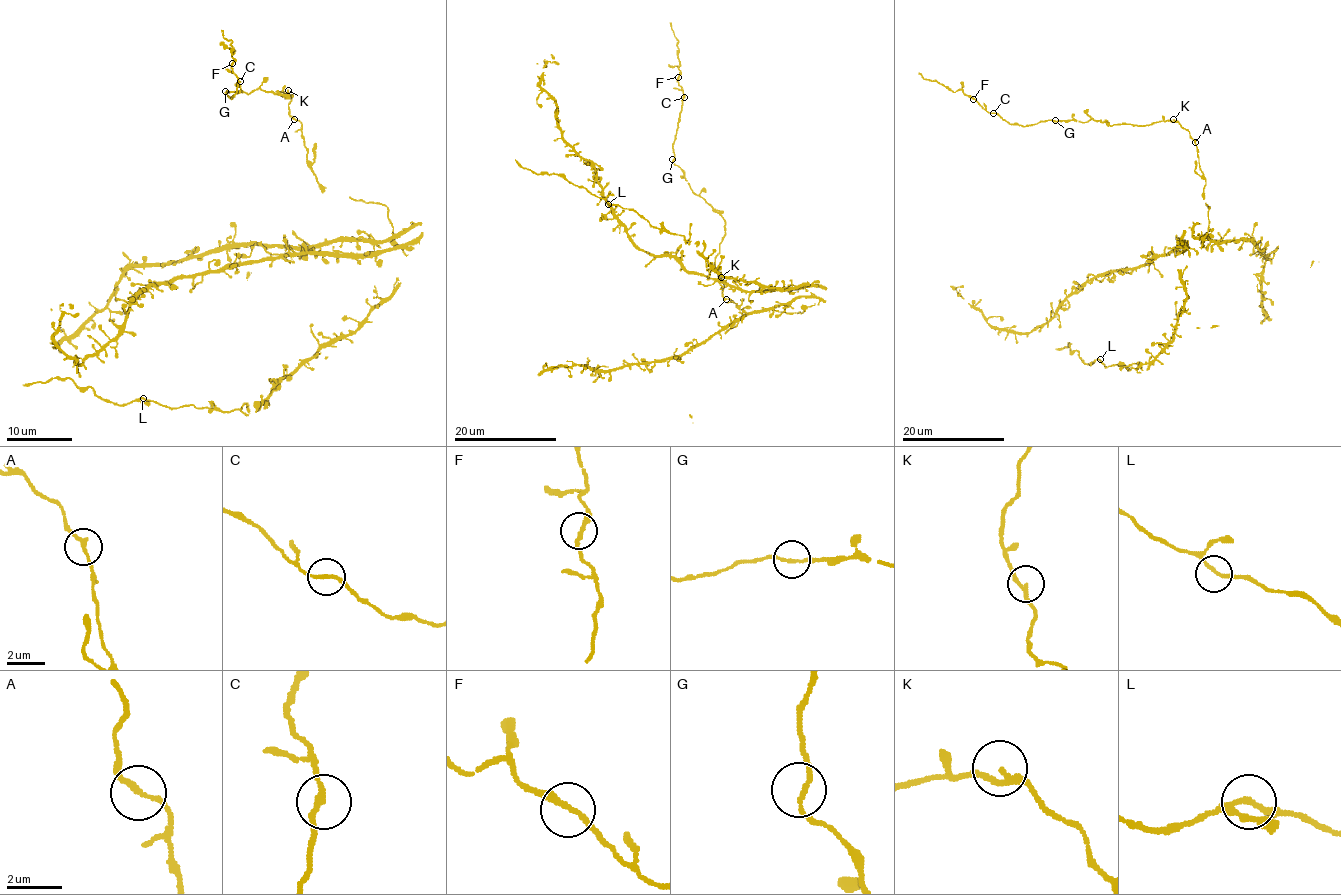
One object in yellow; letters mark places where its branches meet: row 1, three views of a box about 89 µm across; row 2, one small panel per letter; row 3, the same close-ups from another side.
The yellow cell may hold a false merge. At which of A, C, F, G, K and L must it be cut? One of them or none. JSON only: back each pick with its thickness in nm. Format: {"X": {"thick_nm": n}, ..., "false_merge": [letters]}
{"false_merge": []}

